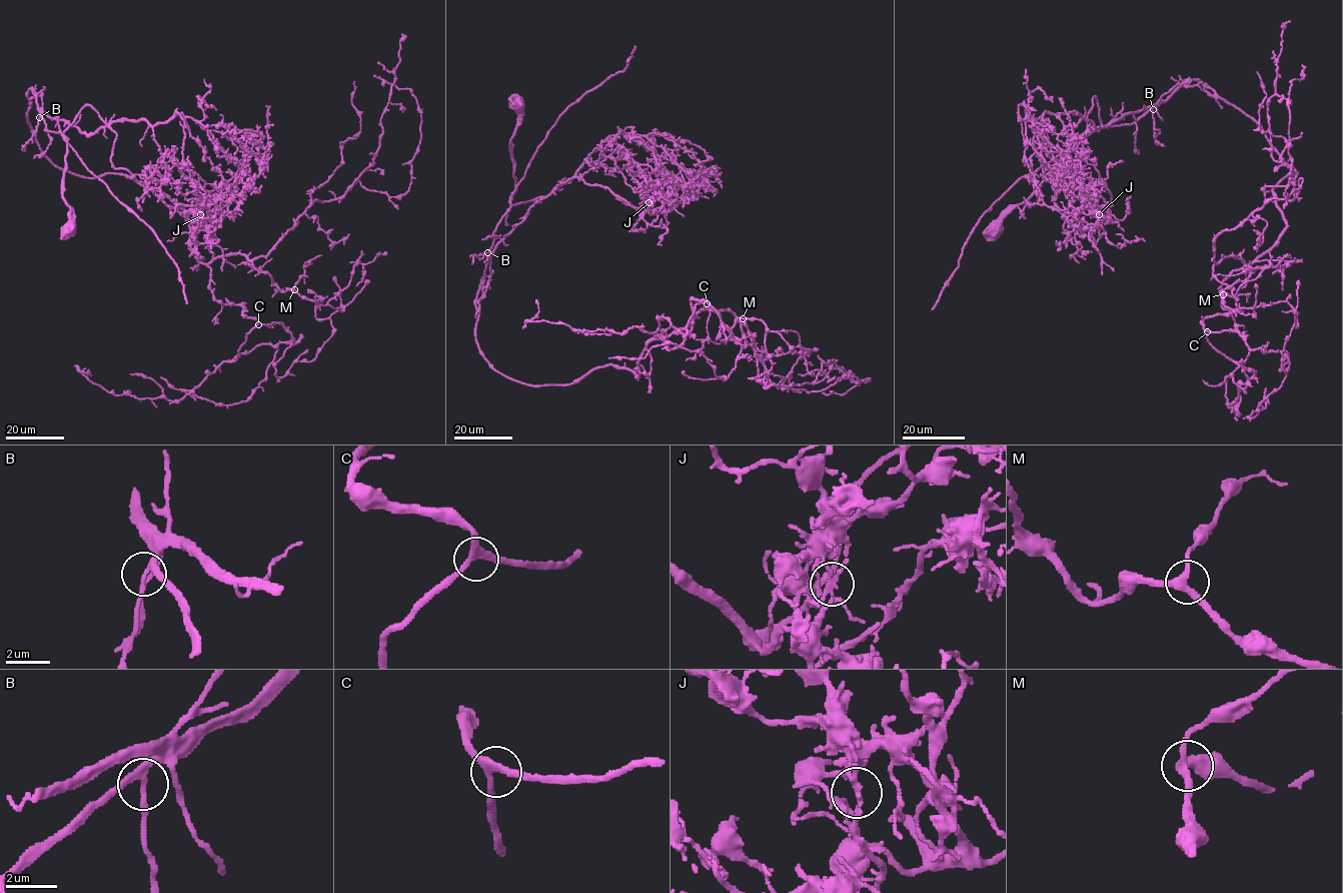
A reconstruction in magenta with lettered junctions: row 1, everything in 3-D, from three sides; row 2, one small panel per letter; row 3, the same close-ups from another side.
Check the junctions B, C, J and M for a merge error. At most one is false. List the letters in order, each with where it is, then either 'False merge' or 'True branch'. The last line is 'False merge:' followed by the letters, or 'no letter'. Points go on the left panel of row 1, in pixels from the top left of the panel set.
B: Place: (39, 117). True branch
C: Place: (258, 324). True branch
J: Place: (200, 214). False merge
M: Place: (294, 289). True branch
False merge: J

